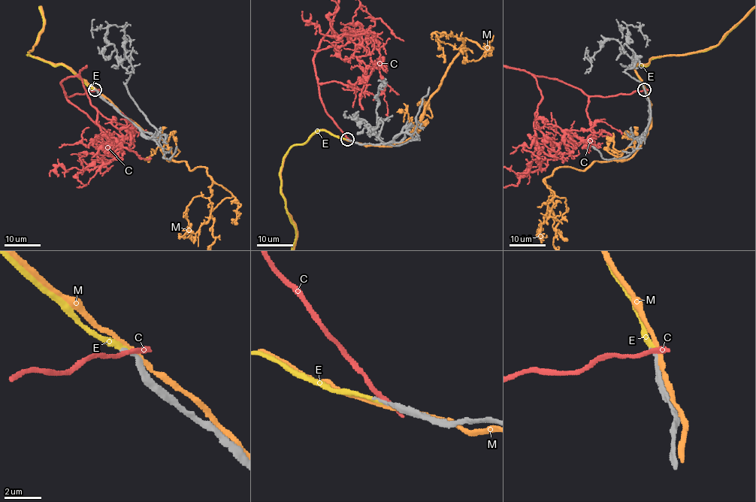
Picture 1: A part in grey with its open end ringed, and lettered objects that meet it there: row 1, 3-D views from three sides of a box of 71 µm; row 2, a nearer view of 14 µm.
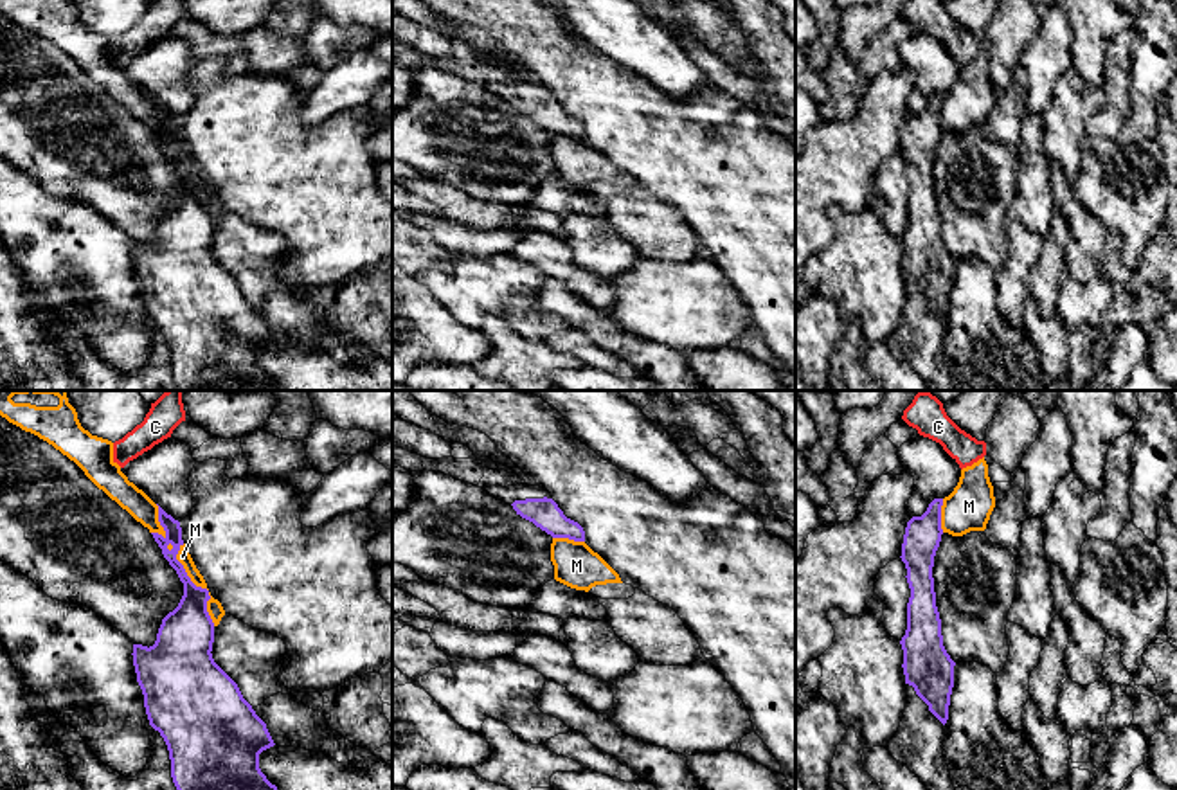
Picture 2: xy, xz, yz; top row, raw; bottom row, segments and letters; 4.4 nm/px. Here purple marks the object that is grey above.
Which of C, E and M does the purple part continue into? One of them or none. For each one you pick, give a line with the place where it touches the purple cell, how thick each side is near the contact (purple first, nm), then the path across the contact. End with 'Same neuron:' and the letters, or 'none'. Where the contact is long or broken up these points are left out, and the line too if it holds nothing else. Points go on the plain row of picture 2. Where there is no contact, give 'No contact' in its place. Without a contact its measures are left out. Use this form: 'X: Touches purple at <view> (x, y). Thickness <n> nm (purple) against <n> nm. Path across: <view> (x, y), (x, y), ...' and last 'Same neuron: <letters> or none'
E: No contact
Same neuron: E

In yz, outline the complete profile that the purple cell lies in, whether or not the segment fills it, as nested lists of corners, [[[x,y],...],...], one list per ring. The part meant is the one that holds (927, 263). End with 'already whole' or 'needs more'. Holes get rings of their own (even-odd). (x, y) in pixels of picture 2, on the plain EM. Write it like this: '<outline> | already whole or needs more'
[[[934,95],[921,113],[907,119],[902,158],[907,166],[911,194],[907,200],[907,227],[900,241],[903,247],[905,281],[929,302],[945,322],[954,284],[954,263],[943,243],[941,216],[934,189],[934,153],[941,139],[943,95]]] | already whole

